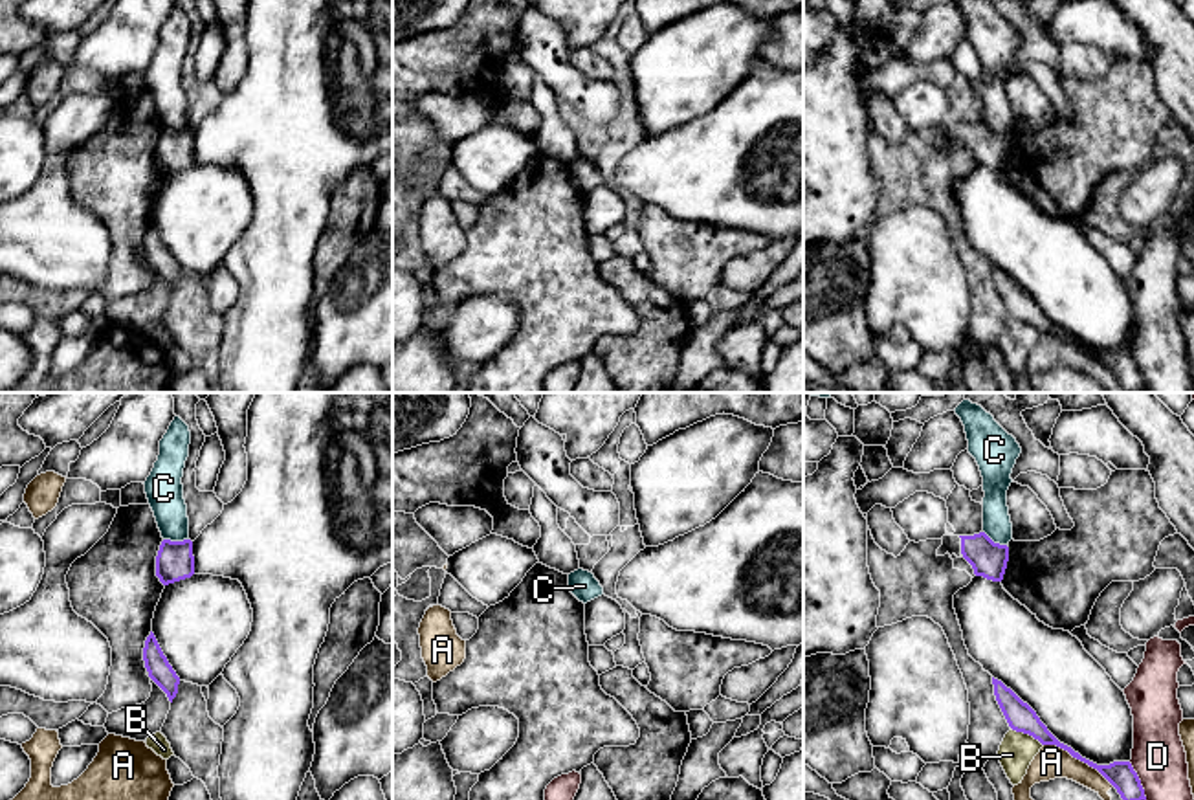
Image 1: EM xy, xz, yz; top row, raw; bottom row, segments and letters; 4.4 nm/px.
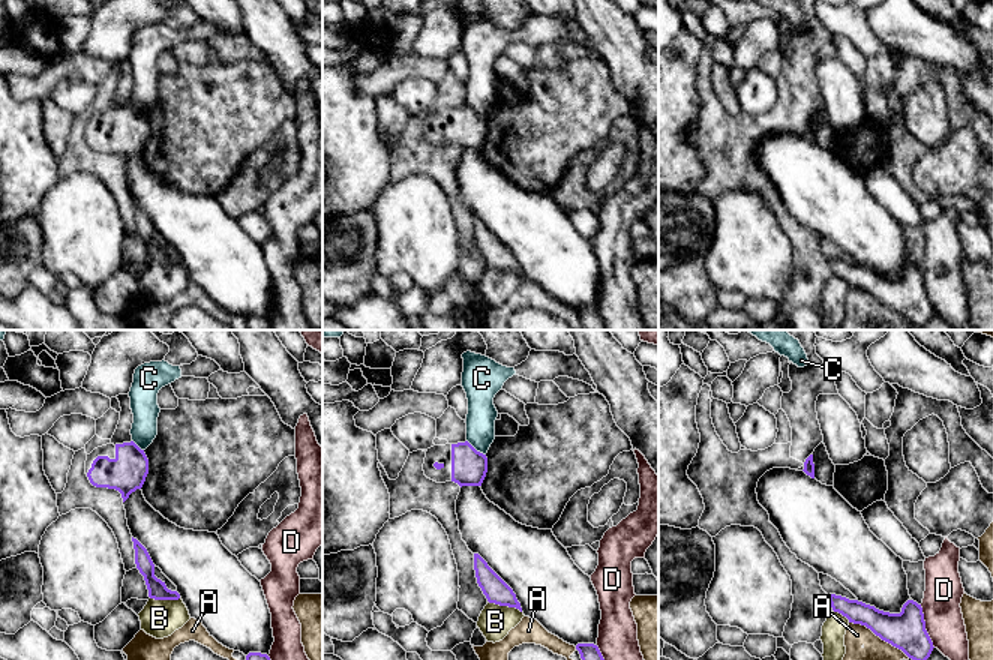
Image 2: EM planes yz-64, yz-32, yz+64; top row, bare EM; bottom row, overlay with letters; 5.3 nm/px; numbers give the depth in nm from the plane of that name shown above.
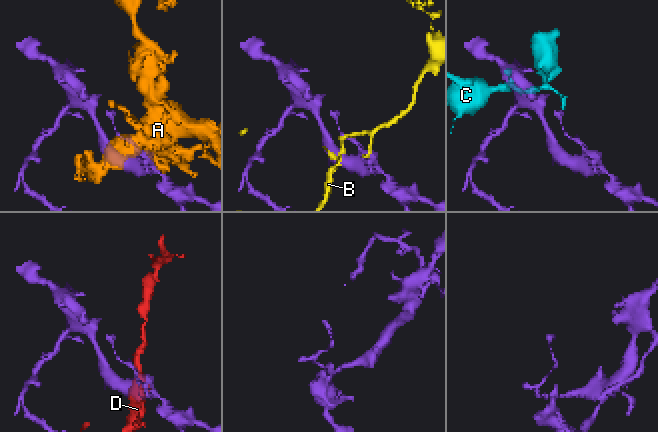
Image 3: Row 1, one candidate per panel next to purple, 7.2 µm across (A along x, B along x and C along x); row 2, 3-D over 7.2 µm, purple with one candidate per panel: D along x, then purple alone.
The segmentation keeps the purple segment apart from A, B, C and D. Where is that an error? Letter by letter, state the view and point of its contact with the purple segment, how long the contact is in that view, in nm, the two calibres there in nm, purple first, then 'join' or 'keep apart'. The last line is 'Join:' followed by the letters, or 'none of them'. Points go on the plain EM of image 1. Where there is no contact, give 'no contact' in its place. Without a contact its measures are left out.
A: contact yz (1079, 347); length 360 nm; calibres 120 and 150 nm; keep apart
B: contact yz (1028, 322); length 170 nm; calibres 120 and 160 nm; keep apart
C: contact xy (176, 131); length 110 nm; calibres 170 and 170 nm; keep apart
D: contact yz (1139, 369); length 190 nm; calibres 120 and 240 nm; keep apart
Join: none of them

